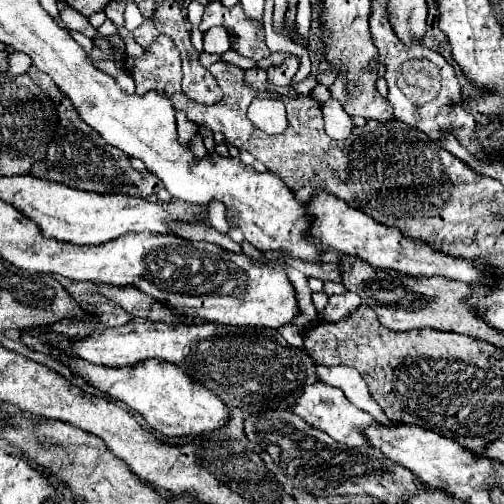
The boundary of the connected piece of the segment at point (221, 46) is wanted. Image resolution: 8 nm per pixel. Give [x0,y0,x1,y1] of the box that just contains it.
[203,30,231,54]

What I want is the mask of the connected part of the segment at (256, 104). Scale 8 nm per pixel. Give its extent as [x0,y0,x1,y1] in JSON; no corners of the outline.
[247,98,287,134]

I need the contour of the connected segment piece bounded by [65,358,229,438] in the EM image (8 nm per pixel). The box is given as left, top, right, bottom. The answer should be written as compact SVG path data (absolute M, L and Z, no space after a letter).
M65 358L65 362L77 376L83 376L91 386L137 410L145 418L145 422L163 436L173 438L173 436L203 434L203 432L221 430L229 424L229 408L221 402L221 398L209 392L203 384L193 382L175 364L161 360L143 360L133 366L107 368L107 366L89 364L87 360L79 360L79 358Z

